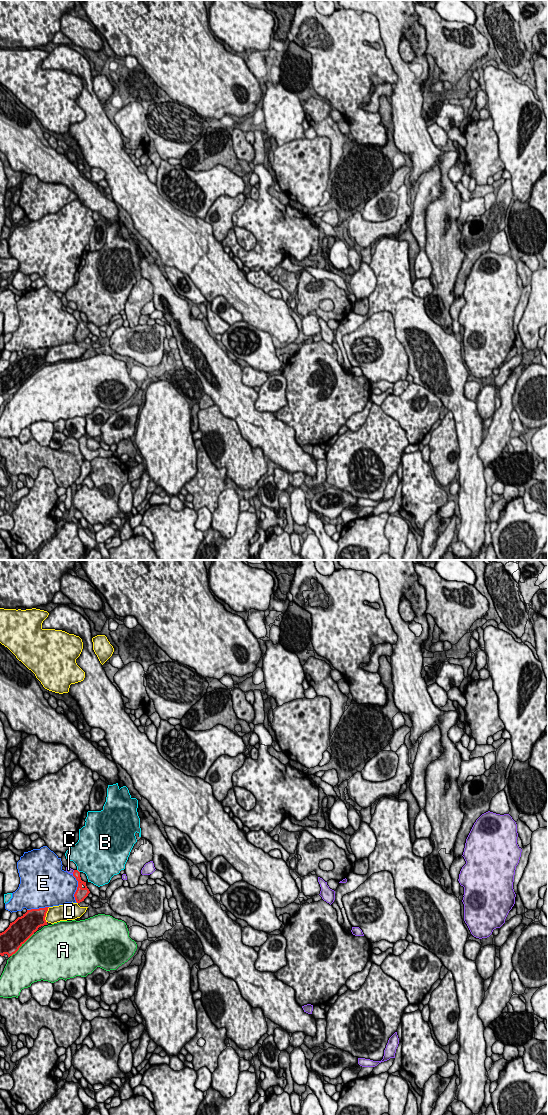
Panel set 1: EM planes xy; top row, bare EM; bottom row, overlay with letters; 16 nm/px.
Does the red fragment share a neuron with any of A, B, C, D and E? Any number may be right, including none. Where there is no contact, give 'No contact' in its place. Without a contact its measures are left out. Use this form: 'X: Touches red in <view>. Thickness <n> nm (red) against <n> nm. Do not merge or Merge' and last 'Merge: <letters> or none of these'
A: Touches red in xy. Thickness 380 nm (red) against 500 nm. Do not merge
B: Touches red in xy. Thickness 120 nm (red) against 440 nm. Do not merge
C: Touches red in xy. Thickness 120 nm (red) against 90 nm. Do not merge
D: Touches red in xy. Thickness 320 nm (red) against 260 nm. Do not merge
E: Touches red in xy. Thickness 190 nm (red) against 460 nm. Do not merge
Merge: none of these

